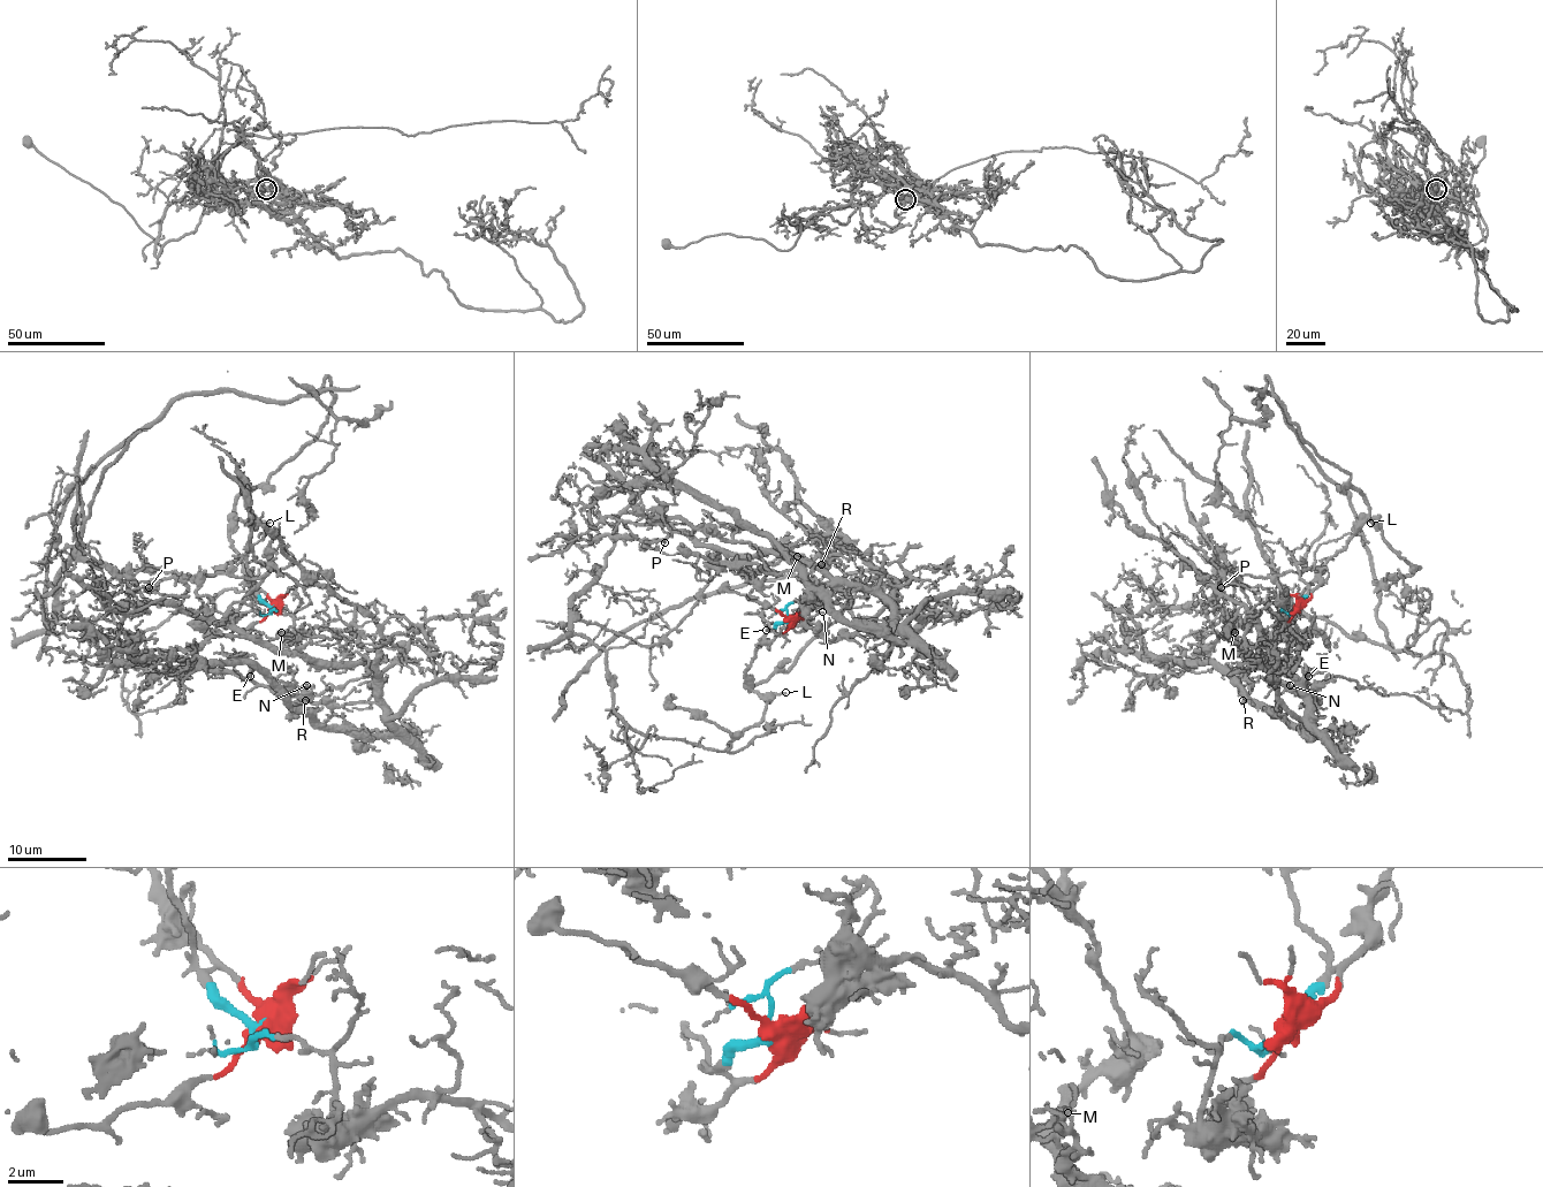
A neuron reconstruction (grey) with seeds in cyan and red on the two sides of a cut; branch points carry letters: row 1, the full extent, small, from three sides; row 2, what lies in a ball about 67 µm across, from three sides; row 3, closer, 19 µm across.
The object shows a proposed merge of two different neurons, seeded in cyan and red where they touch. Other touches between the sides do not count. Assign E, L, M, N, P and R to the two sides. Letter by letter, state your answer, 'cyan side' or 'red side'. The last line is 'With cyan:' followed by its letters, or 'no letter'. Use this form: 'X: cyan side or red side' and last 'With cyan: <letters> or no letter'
E: cyan side
L: red side
M: cyan side
N: cyan side
P: cyan side
R: cyan side
With cyan: E, M, N, P, R

